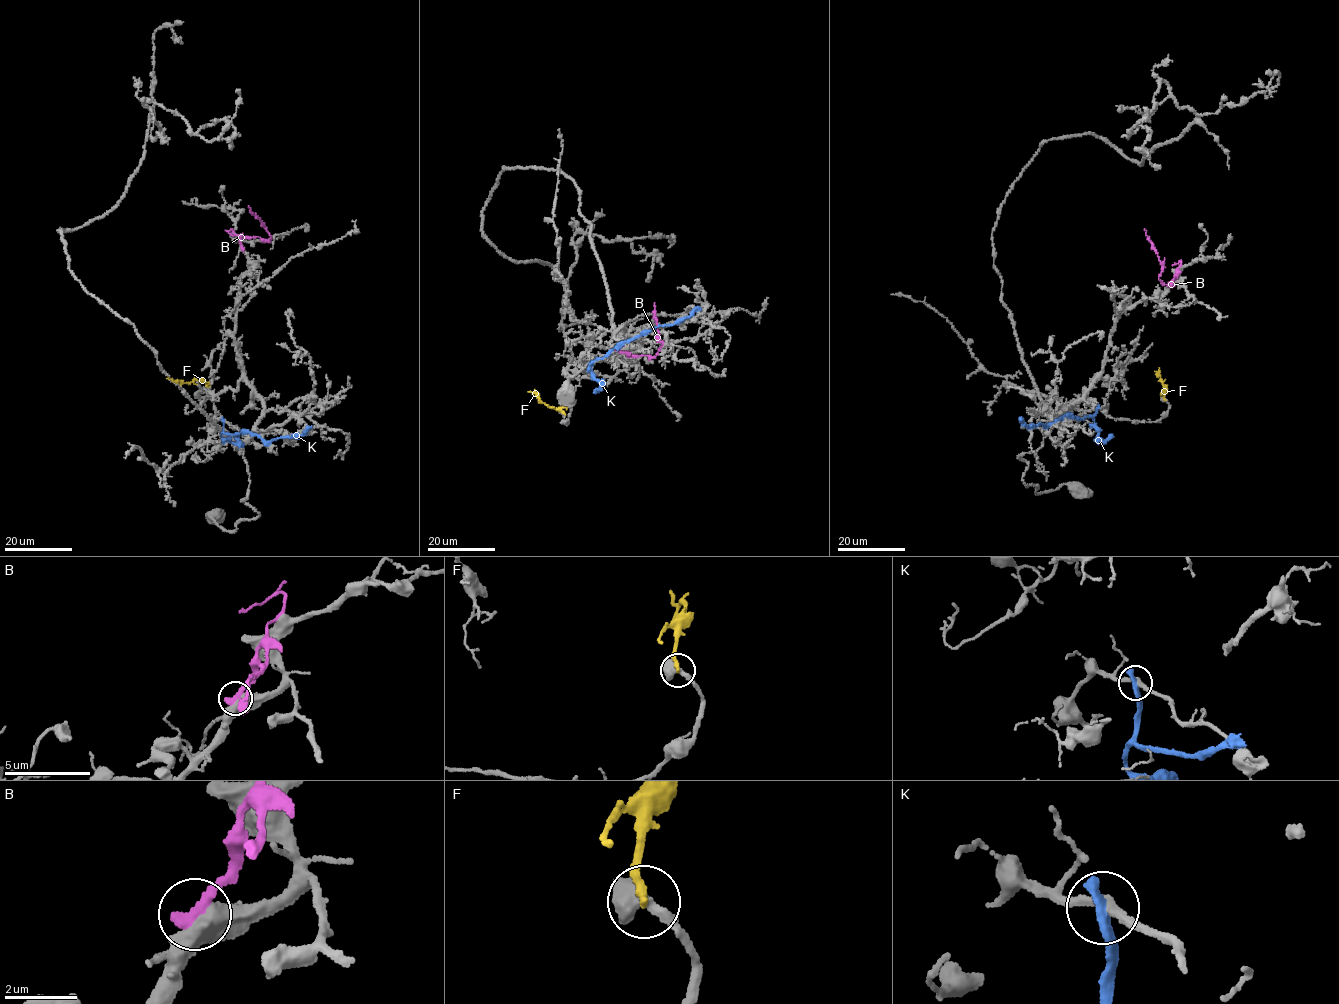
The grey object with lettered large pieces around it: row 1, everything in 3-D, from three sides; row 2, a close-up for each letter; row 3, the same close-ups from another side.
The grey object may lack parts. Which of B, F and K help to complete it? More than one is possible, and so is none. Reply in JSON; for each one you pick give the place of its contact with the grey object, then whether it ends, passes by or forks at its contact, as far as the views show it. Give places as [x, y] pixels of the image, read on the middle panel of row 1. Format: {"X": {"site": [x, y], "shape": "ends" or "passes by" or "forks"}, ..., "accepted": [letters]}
{"F": {"site": [564, 414], "shape": "ends"}, "accepted": ["F"]}

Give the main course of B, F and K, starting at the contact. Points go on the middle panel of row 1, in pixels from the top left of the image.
B: (629, 355), (653, 357), (663, 343), (659, 337), (654, 302)
F: (564, 414), (541, 402), (535, 393), (528, 391)
K: (592, 363), (623, 342), (660, 326), (681, 322), (699, 307)

